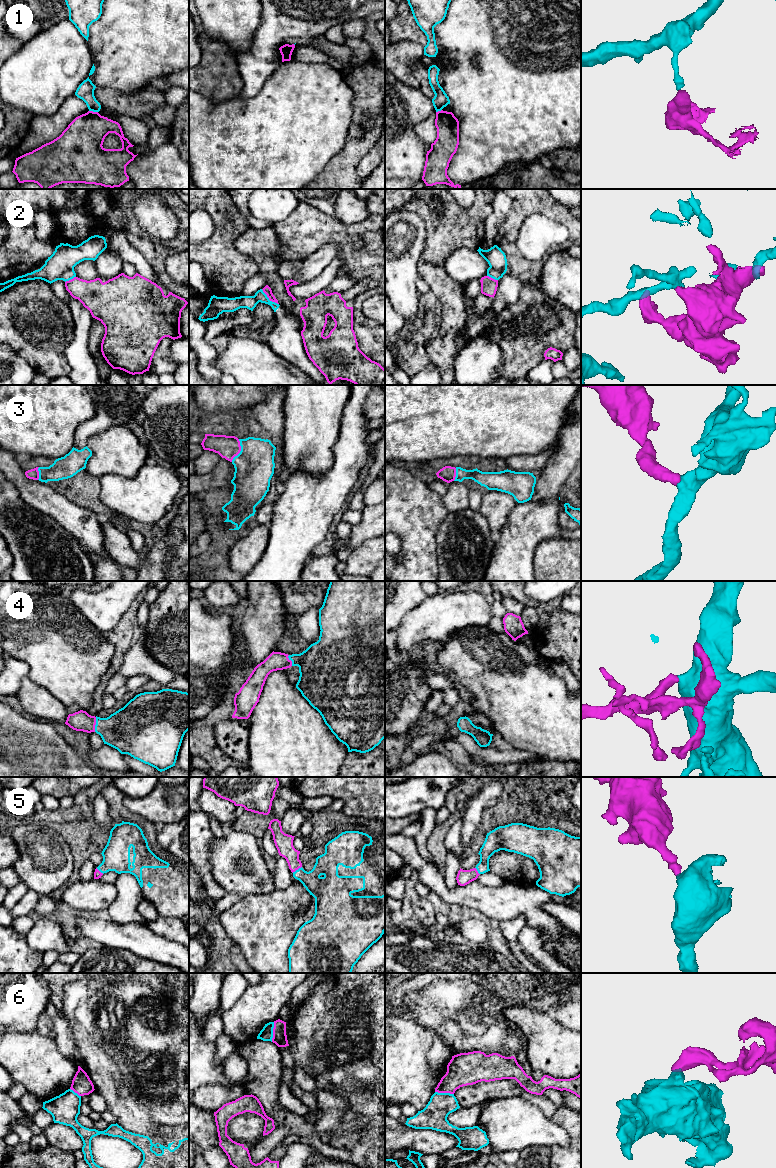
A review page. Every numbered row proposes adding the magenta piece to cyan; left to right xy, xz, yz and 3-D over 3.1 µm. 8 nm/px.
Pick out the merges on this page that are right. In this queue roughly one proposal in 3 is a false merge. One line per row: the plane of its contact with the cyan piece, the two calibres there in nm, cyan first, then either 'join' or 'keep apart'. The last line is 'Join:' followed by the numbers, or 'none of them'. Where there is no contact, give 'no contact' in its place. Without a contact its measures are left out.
1: xy | 140/320 nm | keep apart
2: xz | 110/70 nm | keep apart
3: xz | 320/180 nm | join
4: xy | 340/160 nm | join
5: xz | 190/140 nm | join
6: xz | 110/110 nm | keep apart
Join: 3, 4, 5

